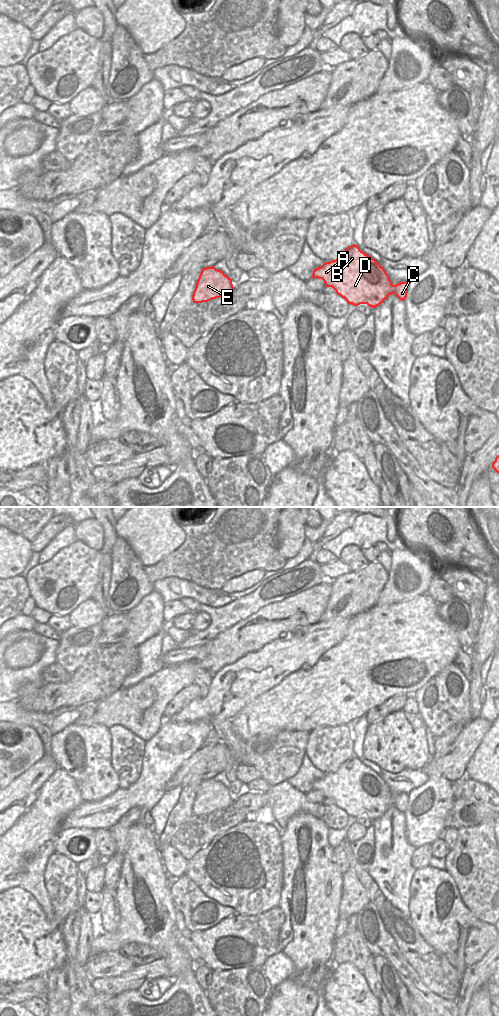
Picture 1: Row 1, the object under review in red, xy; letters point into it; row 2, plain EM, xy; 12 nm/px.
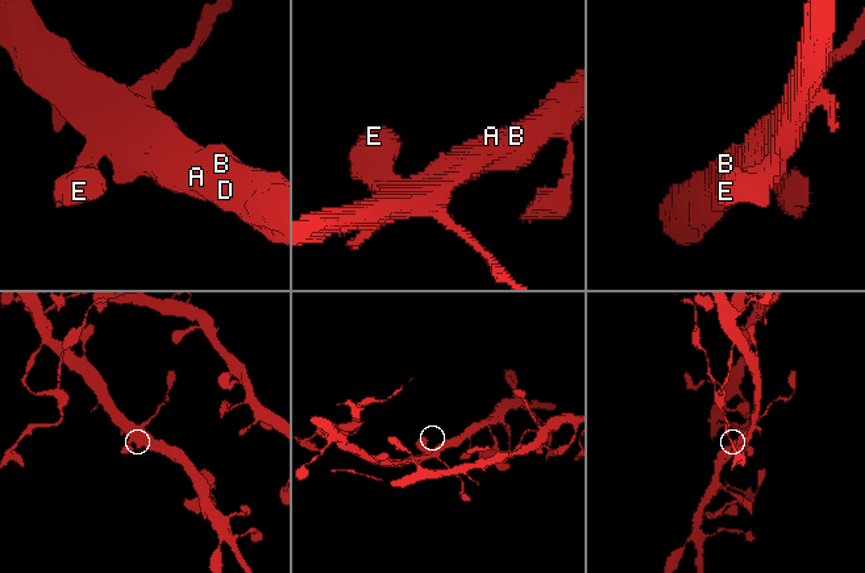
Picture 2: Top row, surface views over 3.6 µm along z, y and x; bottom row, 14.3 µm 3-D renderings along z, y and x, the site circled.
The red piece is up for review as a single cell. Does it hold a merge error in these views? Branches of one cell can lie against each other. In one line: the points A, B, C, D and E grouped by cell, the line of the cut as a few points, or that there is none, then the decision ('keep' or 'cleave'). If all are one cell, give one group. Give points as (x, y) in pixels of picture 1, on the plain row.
groups A B C D E; cut none; keep

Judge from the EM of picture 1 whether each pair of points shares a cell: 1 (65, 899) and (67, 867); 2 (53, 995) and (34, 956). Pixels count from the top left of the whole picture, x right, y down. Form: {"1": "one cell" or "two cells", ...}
{"1": "one cell", "2": "two cells"}

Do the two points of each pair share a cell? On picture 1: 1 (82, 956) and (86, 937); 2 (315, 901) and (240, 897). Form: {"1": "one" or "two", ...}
{"1": "one", "2": "two"}

